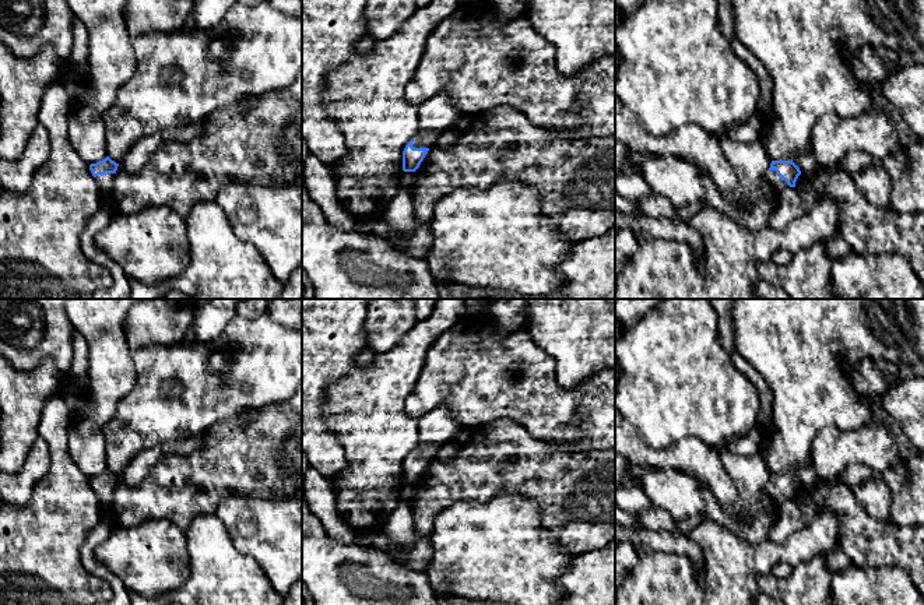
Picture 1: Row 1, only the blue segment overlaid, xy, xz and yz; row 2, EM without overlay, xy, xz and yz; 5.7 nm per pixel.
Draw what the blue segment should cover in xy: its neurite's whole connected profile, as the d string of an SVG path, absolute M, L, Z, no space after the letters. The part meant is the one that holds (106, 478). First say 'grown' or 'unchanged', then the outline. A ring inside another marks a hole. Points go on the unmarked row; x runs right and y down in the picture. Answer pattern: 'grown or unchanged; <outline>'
grown; M109 469L105 472L91 476L89 483L92 489L95 490L99 502L102 506L109 506L113 495L115 495L115 486L117 483L119 476L112 474Z

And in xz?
grown; M440 405L425 414L419 421L419 444L403 464L403 483L415 485L429 460L443 444L460 437L463 425L453 416L450 408Z

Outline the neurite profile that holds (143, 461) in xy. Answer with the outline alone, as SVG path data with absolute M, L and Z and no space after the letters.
M203 436L190 437L183 442L161 443L152 449L137 453L124 472L119 476L129 485L140 483L148 471L157 464L165 453L190 454L203 447Z

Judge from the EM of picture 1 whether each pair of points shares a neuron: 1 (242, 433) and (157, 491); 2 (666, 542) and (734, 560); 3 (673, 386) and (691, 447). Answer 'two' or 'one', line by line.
1: one
2: two
3: two

